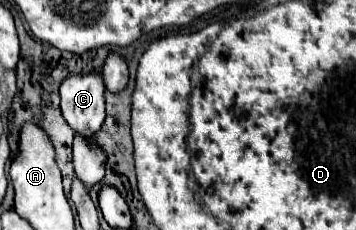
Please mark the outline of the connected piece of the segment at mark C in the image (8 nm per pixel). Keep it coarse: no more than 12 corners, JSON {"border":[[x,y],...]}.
{"border":[[102,74],[60,84],[62,116],[92,138],[104,122]]}

